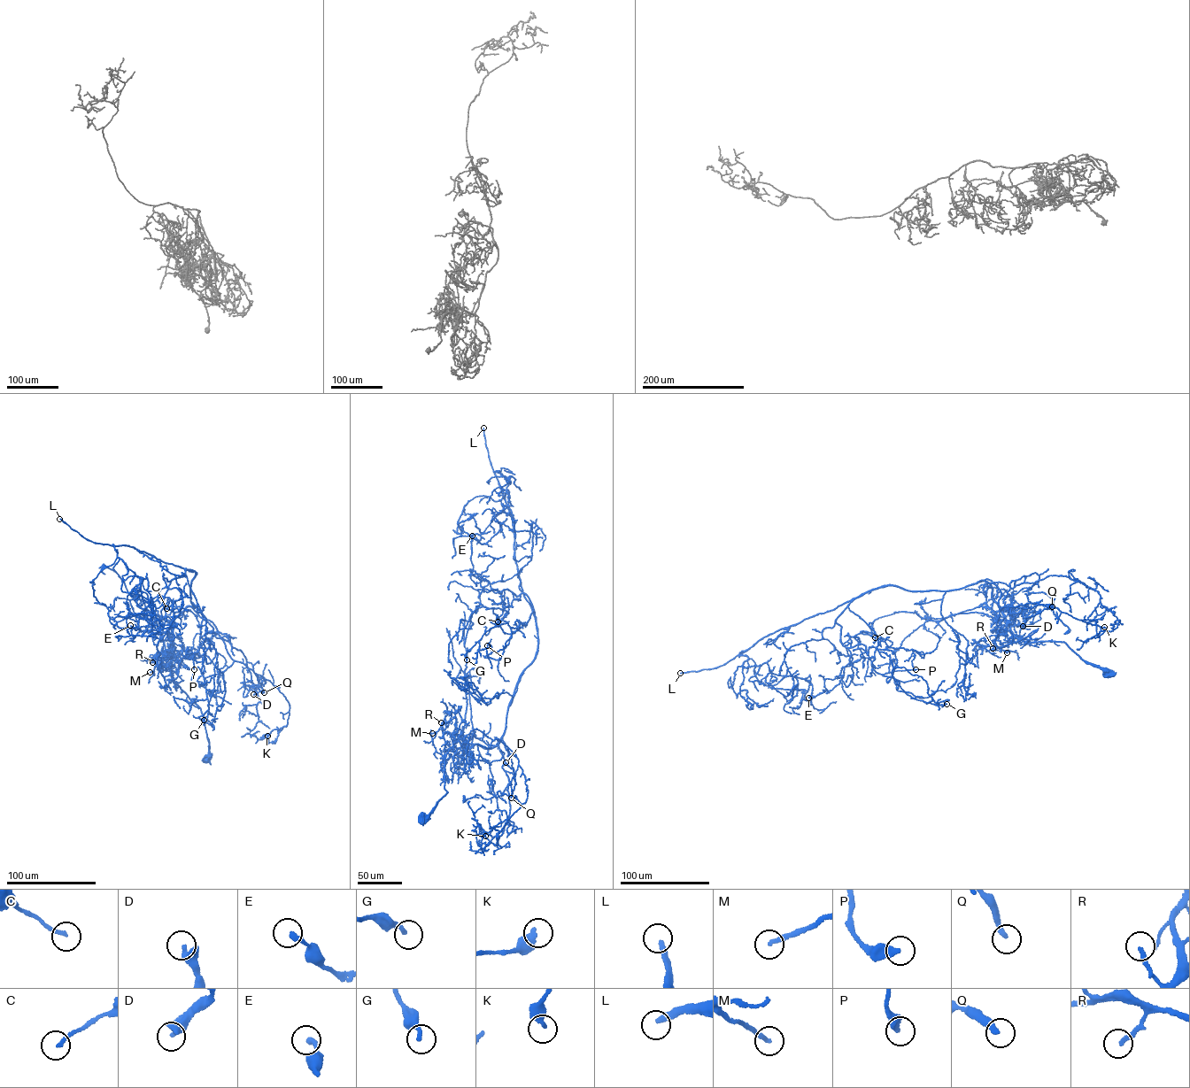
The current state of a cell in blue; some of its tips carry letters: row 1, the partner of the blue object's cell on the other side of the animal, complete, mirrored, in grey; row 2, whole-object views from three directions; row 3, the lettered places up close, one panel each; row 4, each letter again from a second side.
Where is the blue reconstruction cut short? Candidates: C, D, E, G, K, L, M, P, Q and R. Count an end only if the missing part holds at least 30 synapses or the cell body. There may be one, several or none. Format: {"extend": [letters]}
{"extend": ["L", "M", "Q", "R"]}

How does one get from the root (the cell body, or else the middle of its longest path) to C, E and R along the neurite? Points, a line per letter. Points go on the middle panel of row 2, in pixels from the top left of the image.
C: (533, 659), (537, 633), (529, 597), (503, 590), (501, 598), (508, 609), (498, 621)
E: (533, 659), (537, 633), (529, 598), (506, 589), (495, 592), (490, 582), (473, 570), (472, 536)
R: (533, 659), (520, 677), (508, 706), (505, 730), (495, 745), (451, 747), (444, 737), (441, 722)

